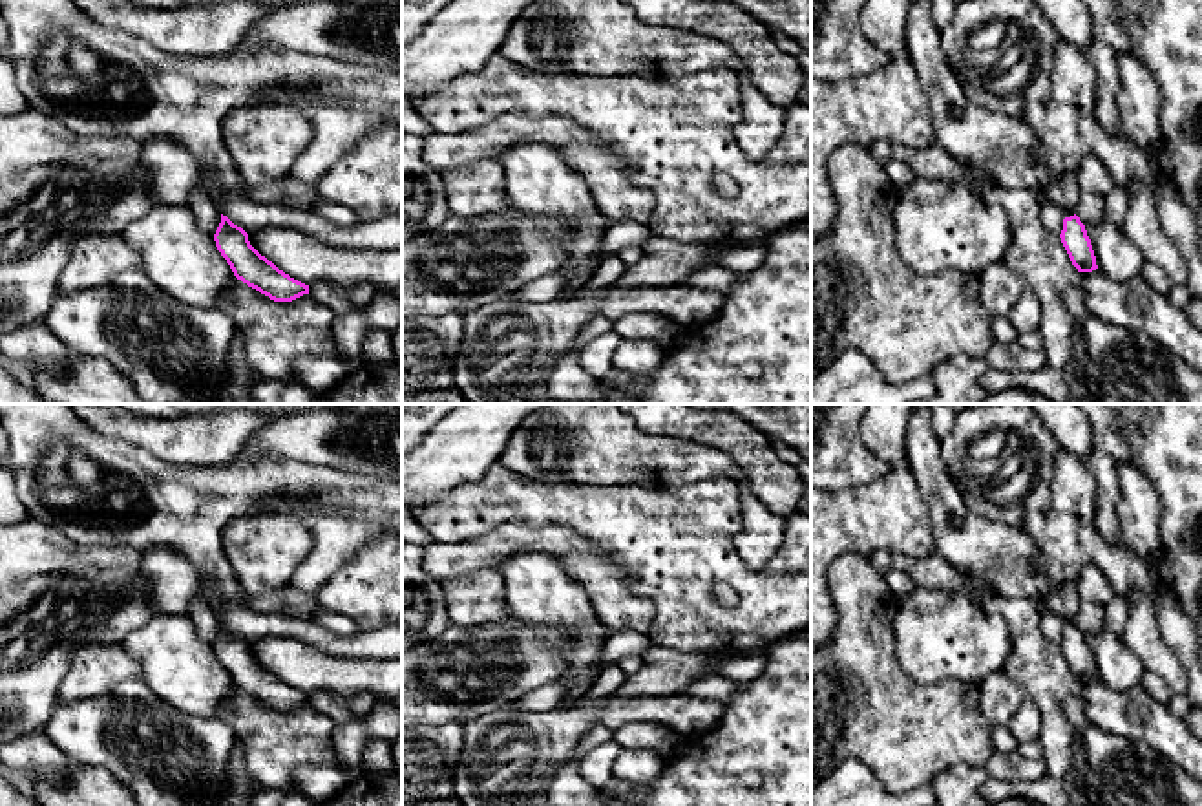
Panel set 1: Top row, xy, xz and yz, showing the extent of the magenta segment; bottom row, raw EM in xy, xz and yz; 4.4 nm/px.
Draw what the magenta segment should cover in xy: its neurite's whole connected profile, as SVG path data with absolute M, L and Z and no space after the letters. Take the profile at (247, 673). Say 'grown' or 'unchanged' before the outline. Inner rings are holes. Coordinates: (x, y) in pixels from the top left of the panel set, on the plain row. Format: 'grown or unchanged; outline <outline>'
unchanged; outline M223 623L214 651L234 685L270 709L292 711L309 704L309 695L290 687L261 665L250 654L248 643Z

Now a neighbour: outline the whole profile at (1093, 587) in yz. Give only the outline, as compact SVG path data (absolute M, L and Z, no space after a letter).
M1087 565L1078 579L1078 599L1107 605L1114 598L1112 587L1096 565Z

